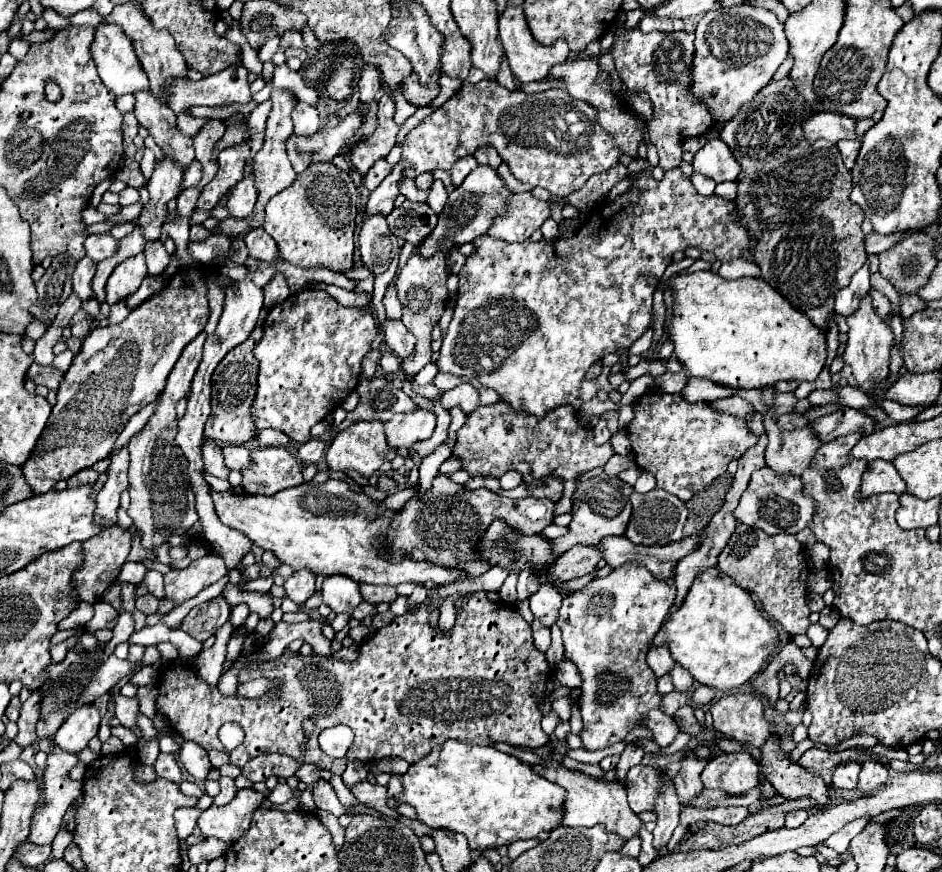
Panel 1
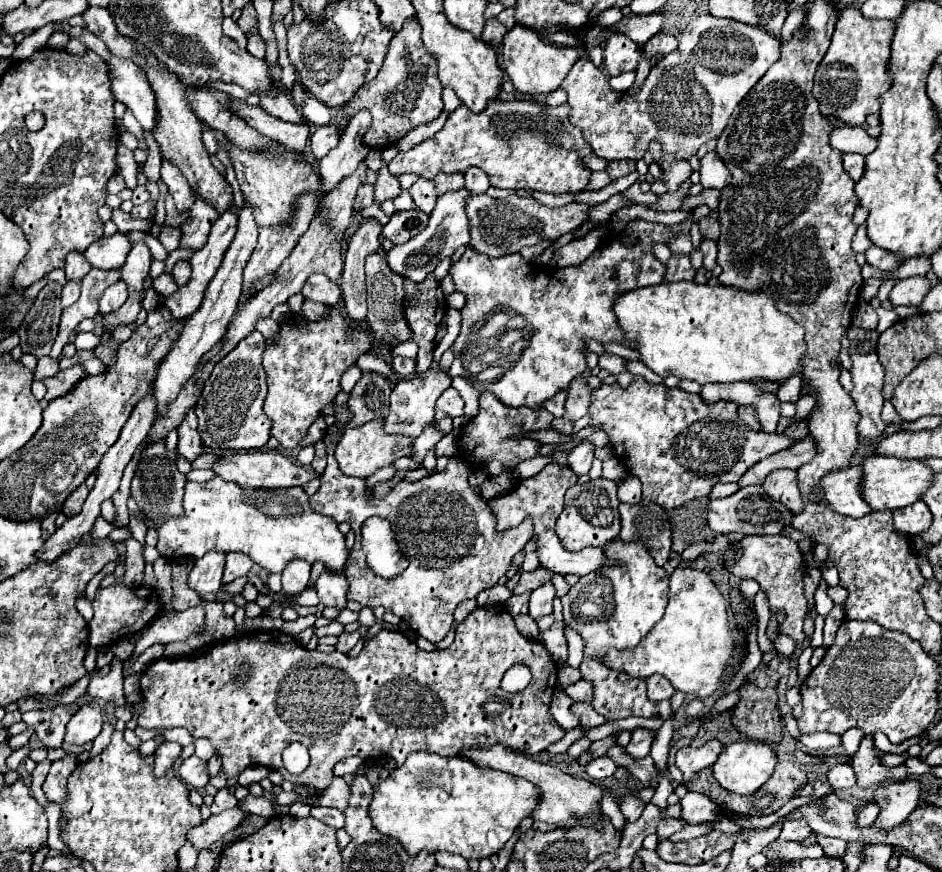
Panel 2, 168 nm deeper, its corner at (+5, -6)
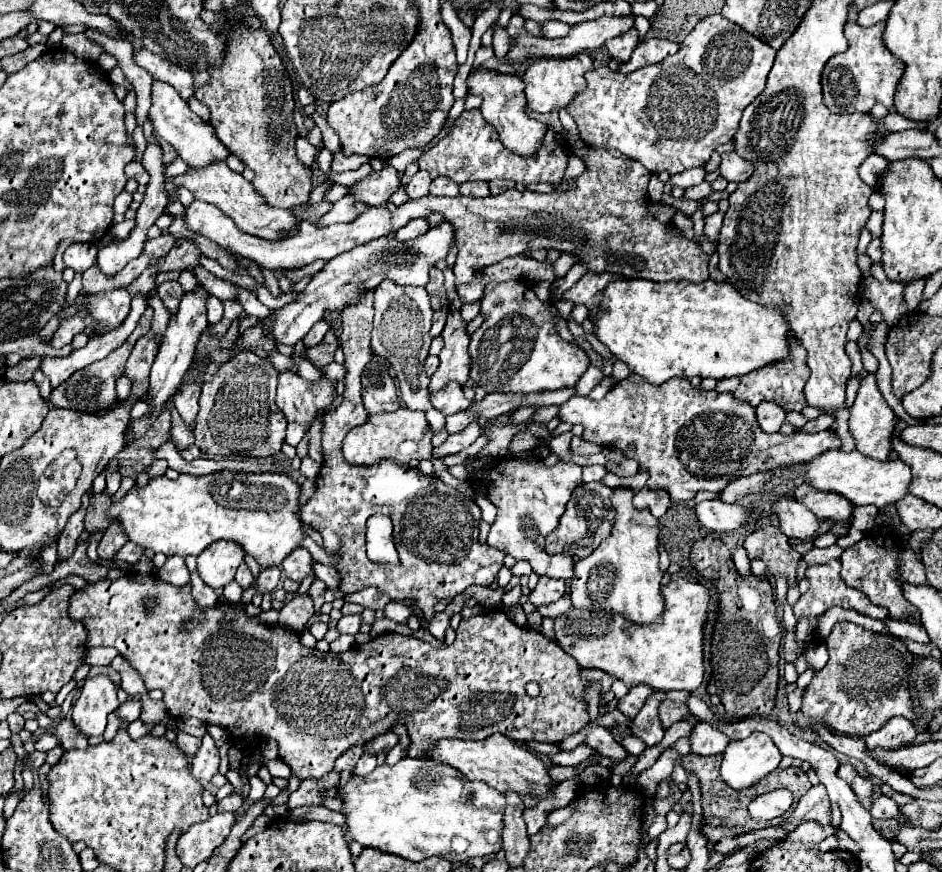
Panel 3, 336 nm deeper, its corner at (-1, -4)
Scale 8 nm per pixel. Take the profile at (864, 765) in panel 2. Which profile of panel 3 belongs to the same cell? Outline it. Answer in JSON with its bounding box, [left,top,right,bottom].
[864,717,916,749]

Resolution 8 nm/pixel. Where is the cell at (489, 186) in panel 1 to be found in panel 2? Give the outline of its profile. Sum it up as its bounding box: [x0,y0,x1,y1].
[386,189,472,283]

